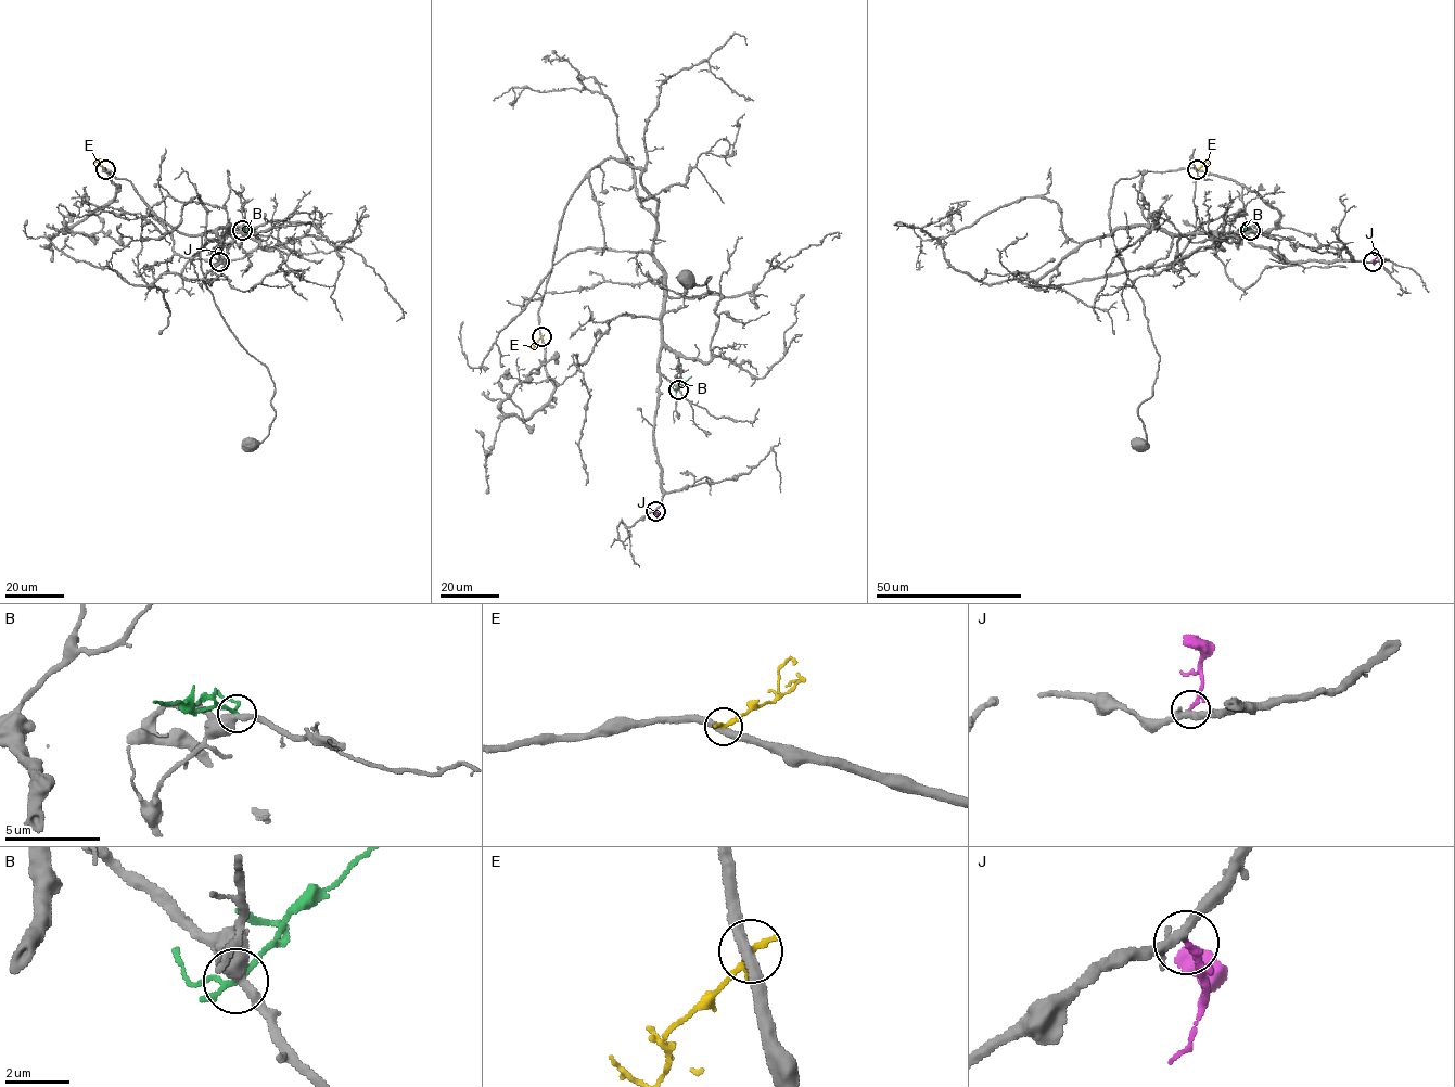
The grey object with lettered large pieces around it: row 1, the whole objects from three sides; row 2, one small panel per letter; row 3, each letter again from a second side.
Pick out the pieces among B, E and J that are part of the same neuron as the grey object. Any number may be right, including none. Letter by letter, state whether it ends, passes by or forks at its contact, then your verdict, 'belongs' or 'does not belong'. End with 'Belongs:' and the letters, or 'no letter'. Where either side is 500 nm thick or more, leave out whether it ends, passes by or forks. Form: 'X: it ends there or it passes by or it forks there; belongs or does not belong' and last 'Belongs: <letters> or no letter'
B: it forks there; does not belong
E: it ends there; does not belong
J: it ends there; belongs
Belongs: J

